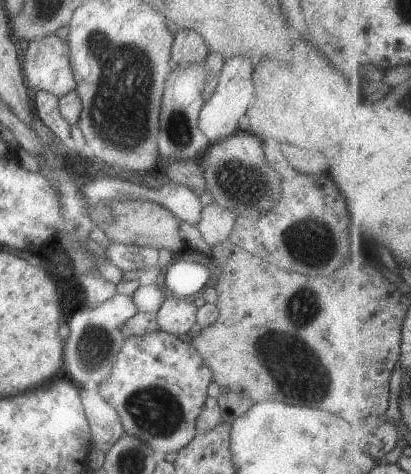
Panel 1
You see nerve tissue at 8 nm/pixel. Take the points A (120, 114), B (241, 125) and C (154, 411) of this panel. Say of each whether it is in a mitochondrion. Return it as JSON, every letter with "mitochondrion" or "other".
{"A":"mitochondrion","B":"other","C":"mitochondrion"}

